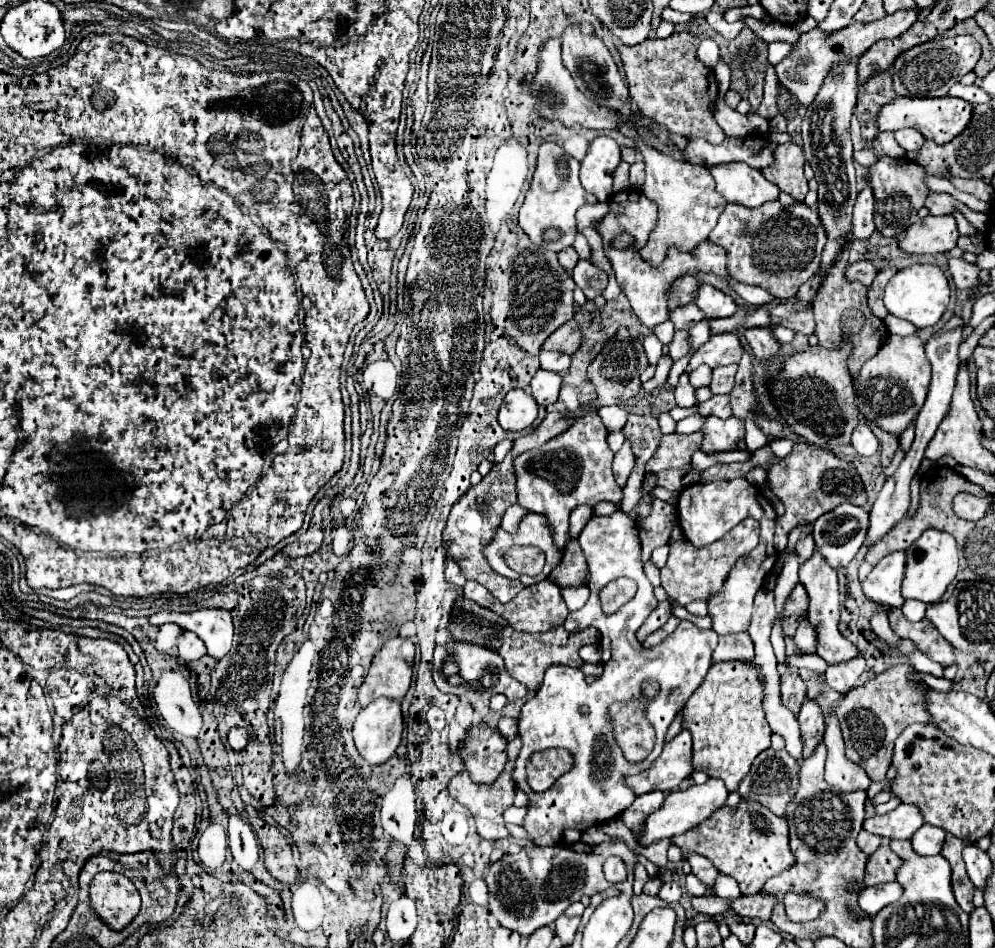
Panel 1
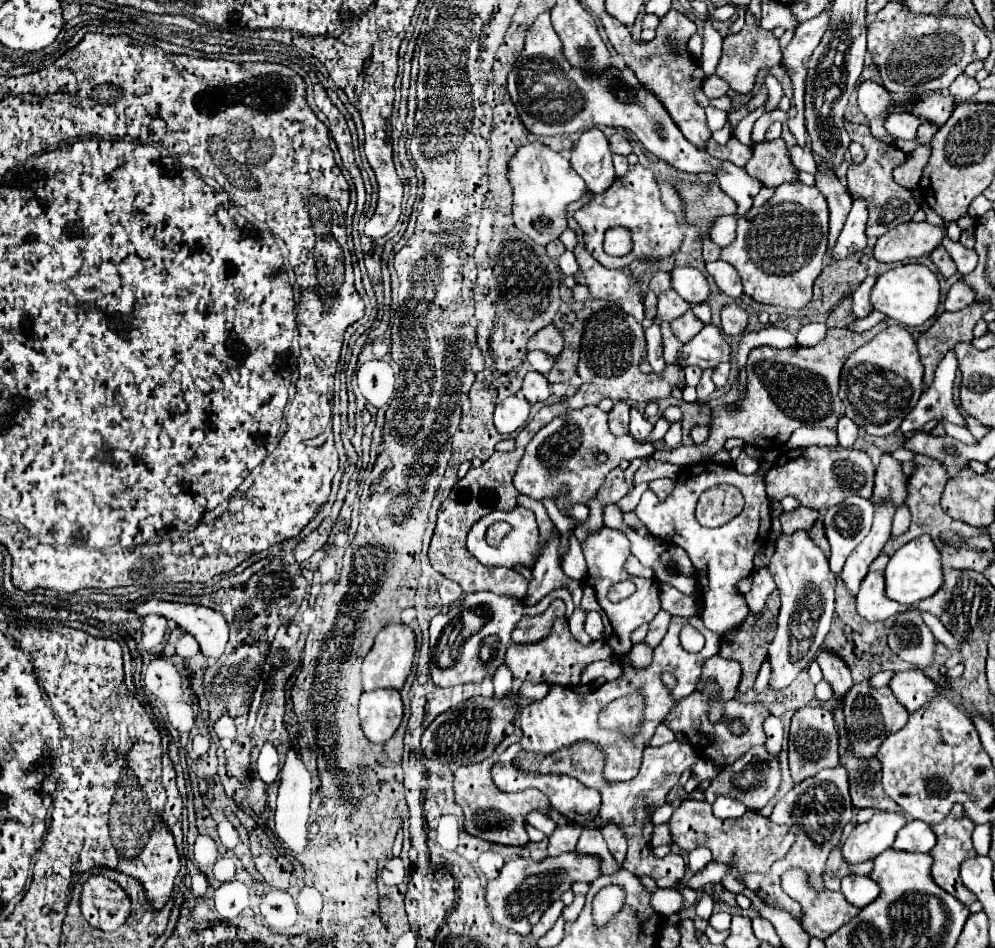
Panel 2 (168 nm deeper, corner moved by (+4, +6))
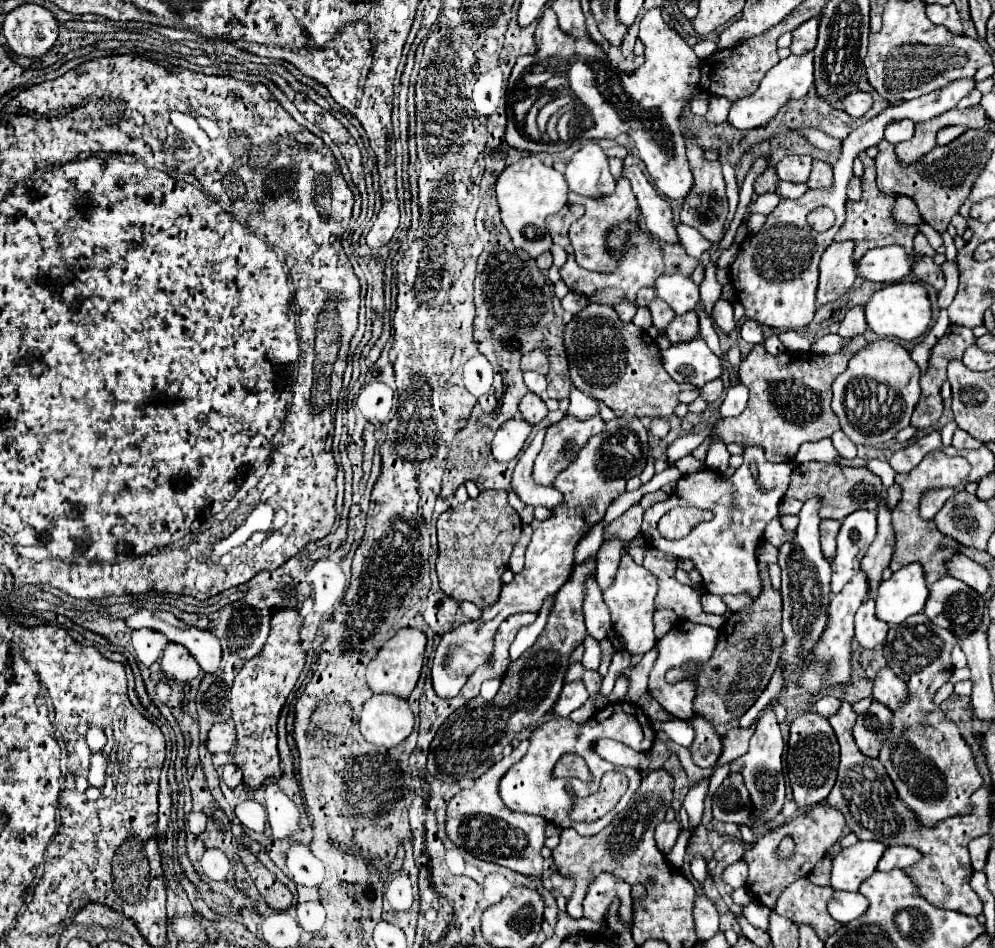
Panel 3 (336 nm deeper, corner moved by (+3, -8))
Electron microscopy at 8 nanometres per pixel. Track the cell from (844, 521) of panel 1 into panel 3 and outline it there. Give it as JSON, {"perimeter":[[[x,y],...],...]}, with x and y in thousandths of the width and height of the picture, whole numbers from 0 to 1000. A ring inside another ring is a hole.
{"perimeter":[[[862,538],[848,546],[842,568],[840,586],[836,591],[836,624],[844,624],[848,616],[864,601],[864,593],[872,576],[880,568],[880,540]]]}

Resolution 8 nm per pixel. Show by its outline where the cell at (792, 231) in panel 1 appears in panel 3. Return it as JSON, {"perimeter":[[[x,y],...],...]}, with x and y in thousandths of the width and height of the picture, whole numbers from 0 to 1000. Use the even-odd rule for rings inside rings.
{"perimeter":[[[961,84],[959,89],[953,89],[951,93],[945,93],[943,97],[935,97],[927,103],[919,103],[915,108],[903,108],[886,116],[876,127],[868,129],[860,137],[854,139],[854,143],[846,150],[846,162],[838,175],[838,194],[830,200],[812,200],[802,211],[790,211],[784,209],[784,215],[772,226],[772,232],[768,234],[766,243],[760,247],[752,247],[748,255],[744,257],[744,268],[734,281],[734,295],[740,306],[742,319],[748,323],[750,335],[760,338],[762,342],[786,346],[786,348],[806,348],[812,344],[820,329],[820,304],[822,304],[822,278],[826,266],[834,259],[838,253],[838,247],[846,238],[848,215],[850,215],[850,194],[856,188],[856,171],[862,165],[862,160],[880,154],[888,146],[890,131],[903,129],[903,127],[917,127],[917,129],[929,129],[937,127],[939,122],[945,122],[953,116],[957,116],[971,97],[979,93],[979,84]],[[832,217],[840,226],[840,234],[830,245],[820,245],[810,234],[812,224],[818,219]]]}

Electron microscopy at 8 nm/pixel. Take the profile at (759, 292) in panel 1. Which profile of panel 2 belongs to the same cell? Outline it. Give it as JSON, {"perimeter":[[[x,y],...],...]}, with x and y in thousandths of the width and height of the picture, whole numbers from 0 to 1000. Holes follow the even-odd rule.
{"perimeter":[[[721,274],[721,276],[713,276],[709,278],[709,285],[711,289],[719,295],[719,300],[733,312],[733,314],[743,314],[747,310],[747,300],[745,300],[745,293],[741,289],[741,285],[727,276],[727,274]]]}

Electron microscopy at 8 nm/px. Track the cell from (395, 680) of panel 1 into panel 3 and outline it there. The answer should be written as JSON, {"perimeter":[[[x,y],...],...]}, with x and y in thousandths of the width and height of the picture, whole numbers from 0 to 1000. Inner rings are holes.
{"perimeter":[[[404,662],[400,665],[378,690],[378,694],[370,700],[368,709],[368,719],[374,732],[396,732],[402,736],[410,736],[412,730],[416,728],[422,707],[424,707],[424,696],[426,696],[426,681],[428,681],[428,669],[418,665],[418,662]]]}

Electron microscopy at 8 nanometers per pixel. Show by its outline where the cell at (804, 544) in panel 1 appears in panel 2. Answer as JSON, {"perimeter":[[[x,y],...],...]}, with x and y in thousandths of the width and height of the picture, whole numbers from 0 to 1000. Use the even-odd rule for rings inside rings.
{"perimeter":[[[803,534],[803,536],[795,538],[795,540],[787,540],[783,551],[785,551],[787,561],[795,563],[799,559],[813,559],[817,555],[817,551],[821,549],[821,544],[823,544],[823,540],[813,538],[809,534]]]}

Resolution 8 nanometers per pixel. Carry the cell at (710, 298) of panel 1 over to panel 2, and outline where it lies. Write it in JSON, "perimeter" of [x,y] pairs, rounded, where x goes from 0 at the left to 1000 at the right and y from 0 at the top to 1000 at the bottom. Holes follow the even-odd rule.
{"perimeter":[[[694,281],[674,285],[674,304],[692,321],[705,321],[713,314],[713,300],[709,291]]]}

